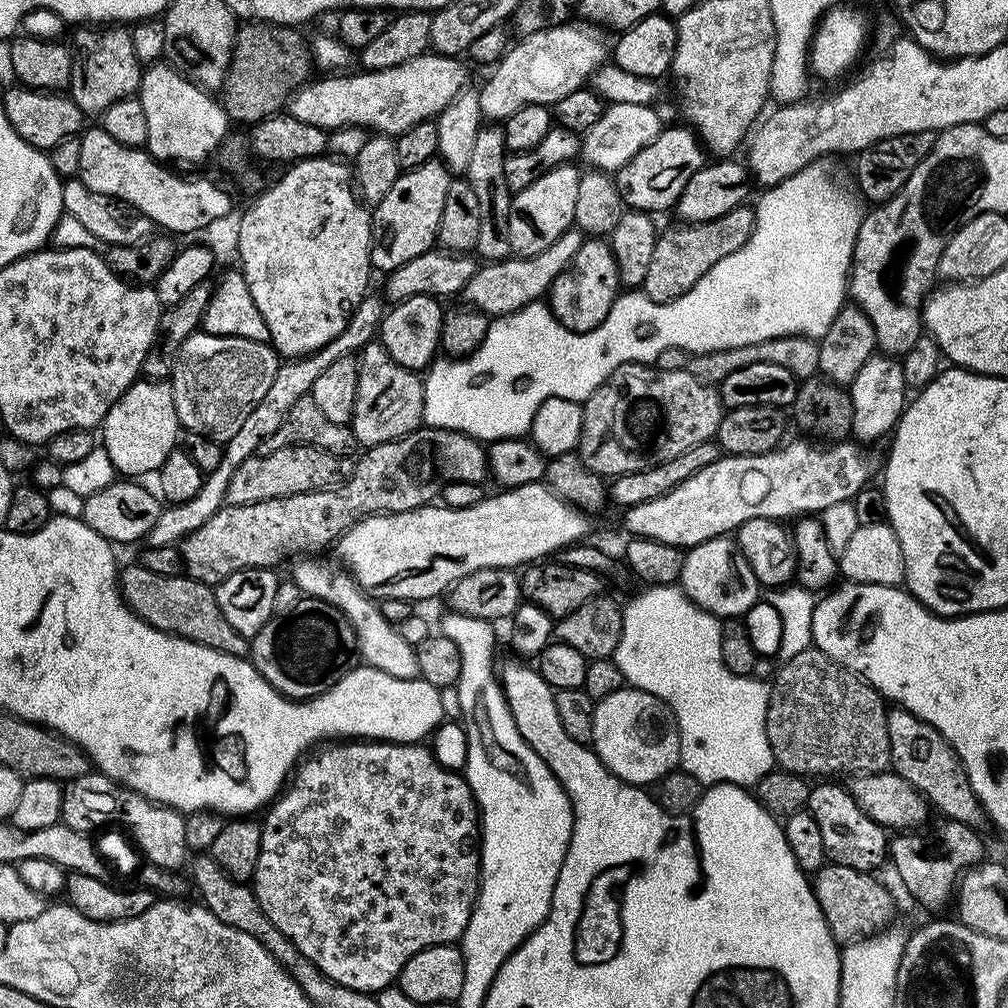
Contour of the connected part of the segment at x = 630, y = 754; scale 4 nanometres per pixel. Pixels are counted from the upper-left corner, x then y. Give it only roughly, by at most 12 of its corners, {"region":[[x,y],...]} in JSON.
{"region":[[657,696],[596,701],[591,747],[627,784],[681,767],[680,731]]}

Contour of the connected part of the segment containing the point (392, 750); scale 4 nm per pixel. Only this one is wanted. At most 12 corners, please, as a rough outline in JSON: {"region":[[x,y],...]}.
{"region":[[423,743],[301,759],[251,883],[375,994],[456,944],[480,809]]}

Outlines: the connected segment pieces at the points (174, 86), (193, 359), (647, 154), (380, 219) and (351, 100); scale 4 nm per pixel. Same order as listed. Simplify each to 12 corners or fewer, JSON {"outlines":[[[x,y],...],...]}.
{"outlines":[[[167,62],[138,99],[148,155],[209,159],[230,132],[224,105]],[[197,332],[170,383],[181,429],[226,441],[262,402],[271,343]],[[665,127],[614,174],[629,209],[675,209],[706,163],[699,136]],[[433,158],[371,209],[377,273],[433,251],[454,176]],[[457,57],[328,74],[287,115],[395,138],[465,91]]]}

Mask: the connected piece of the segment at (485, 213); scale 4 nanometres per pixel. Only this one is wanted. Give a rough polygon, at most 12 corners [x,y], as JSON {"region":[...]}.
{"region":[[482,126],[466,179],[478,197],[474,252],[506,260],[510,206],[503,127]]}

